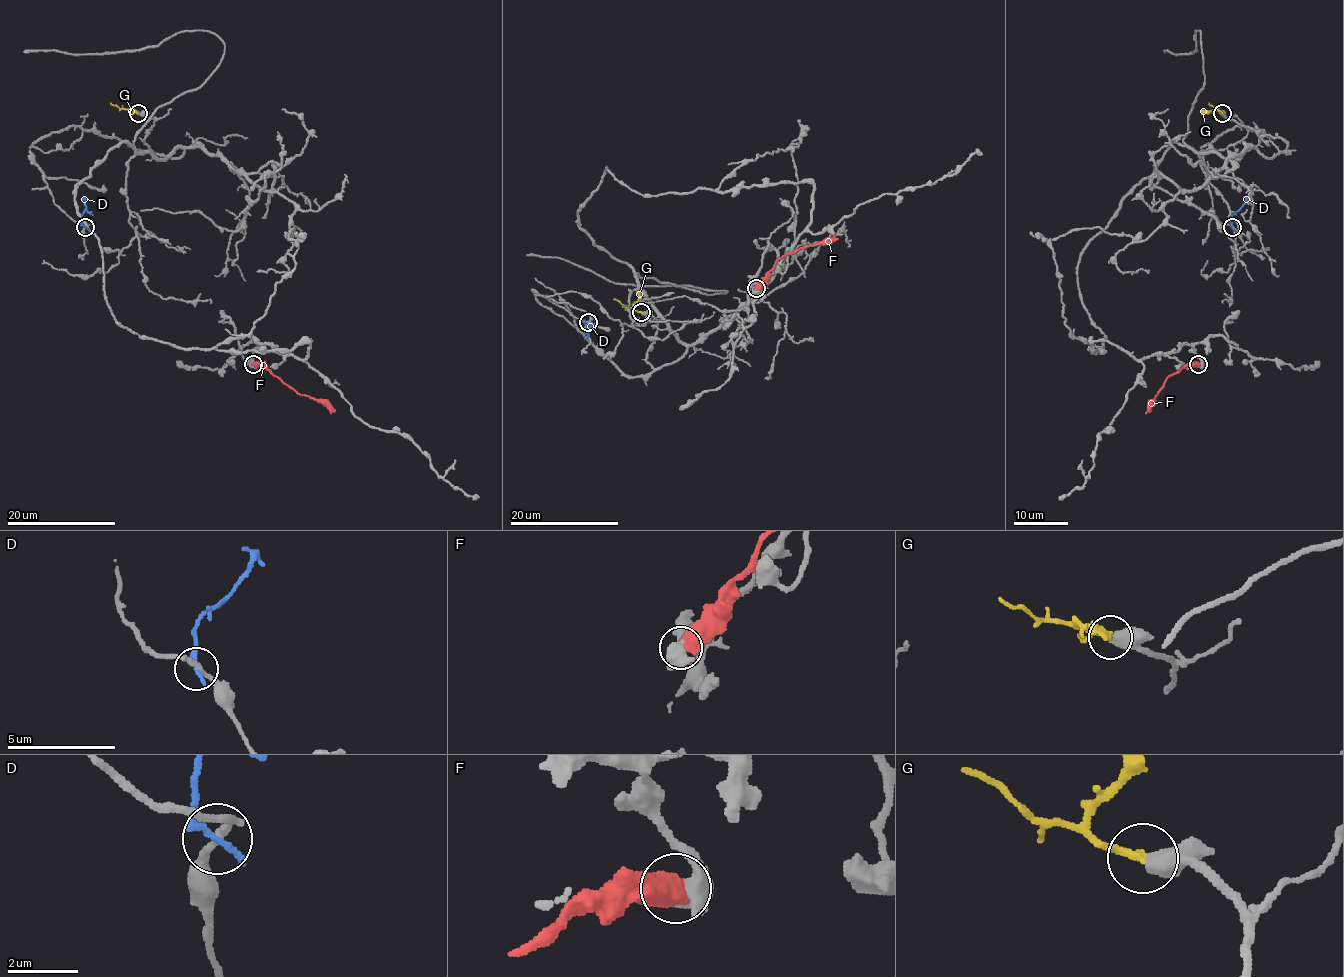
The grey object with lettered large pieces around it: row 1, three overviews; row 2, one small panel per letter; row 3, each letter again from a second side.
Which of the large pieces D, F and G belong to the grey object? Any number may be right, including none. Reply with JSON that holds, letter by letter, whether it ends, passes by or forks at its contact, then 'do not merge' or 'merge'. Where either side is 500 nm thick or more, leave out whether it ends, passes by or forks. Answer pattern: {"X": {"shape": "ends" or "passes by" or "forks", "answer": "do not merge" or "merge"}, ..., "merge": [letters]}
{"D": {"shape": "ends", "answer": "do not merge"}, "F": {"answer": "do not merge"}, "G": {"answer": "merge"}, "merge": ["G"]}

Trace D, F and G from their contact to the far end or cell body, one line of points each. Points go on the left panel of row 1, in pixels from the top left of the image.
D: (85, 227), (81, 216), (85, 209), (83, 197)
F: (252, 364), (260, 364), (301, 395), (323, 403), (331, 414)
G: (138, 113), (110, 103)

